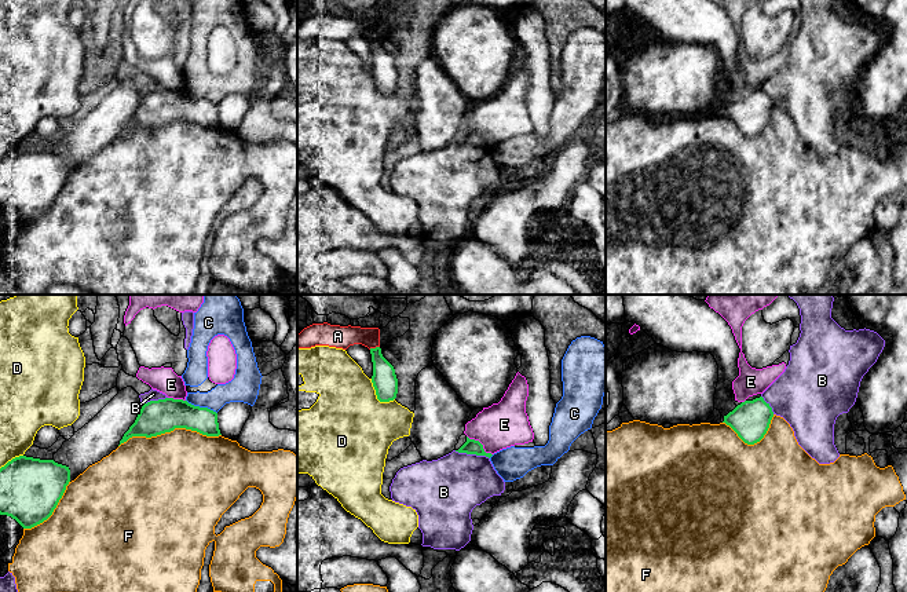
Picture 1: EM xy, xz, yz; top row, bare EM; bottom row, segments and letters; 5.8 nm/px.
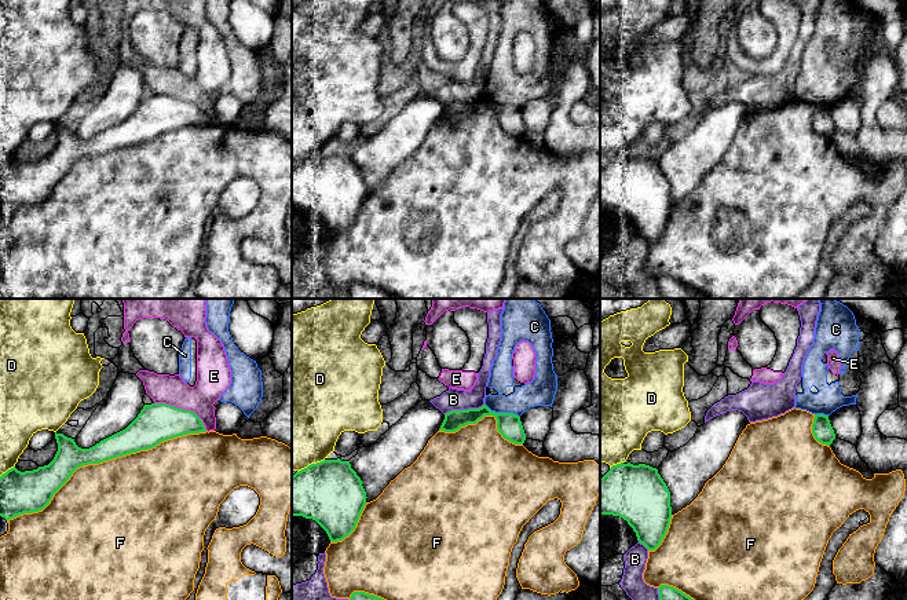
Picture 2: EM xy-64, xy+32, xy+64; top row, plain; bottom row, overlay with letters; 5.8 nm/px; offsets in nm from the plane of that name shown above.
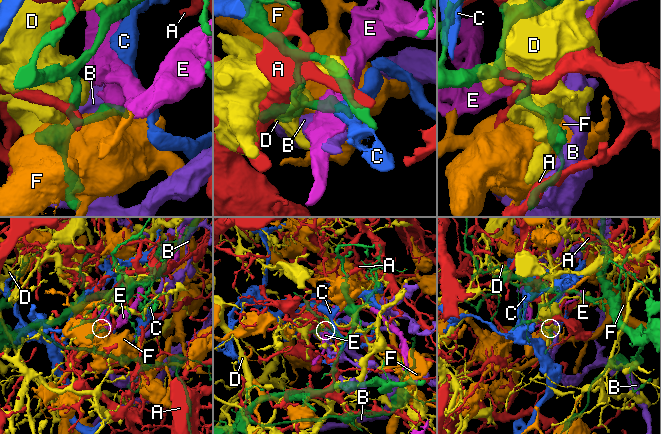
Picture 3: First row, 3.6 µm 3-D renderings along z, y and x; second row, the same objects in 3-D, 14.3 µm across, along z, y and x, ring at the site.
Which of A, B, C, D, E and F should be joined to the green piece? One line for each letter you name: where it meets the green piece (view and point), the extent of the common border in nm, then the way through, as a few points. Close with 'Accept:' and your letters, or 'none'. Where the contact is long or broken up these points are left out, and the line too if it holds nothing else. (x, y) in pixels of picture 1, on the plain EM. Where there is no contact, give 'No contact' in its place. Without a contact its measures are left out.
Accept: none

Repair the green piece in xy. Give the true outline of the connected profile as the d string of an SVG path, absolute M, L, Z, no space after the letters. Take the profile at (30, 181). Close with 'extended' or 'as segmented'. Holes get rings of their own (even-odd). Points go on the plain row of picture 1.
M15 149L0 160L0 207L32 220L52 207L69 173L66 157L54 151Z; as segmented

